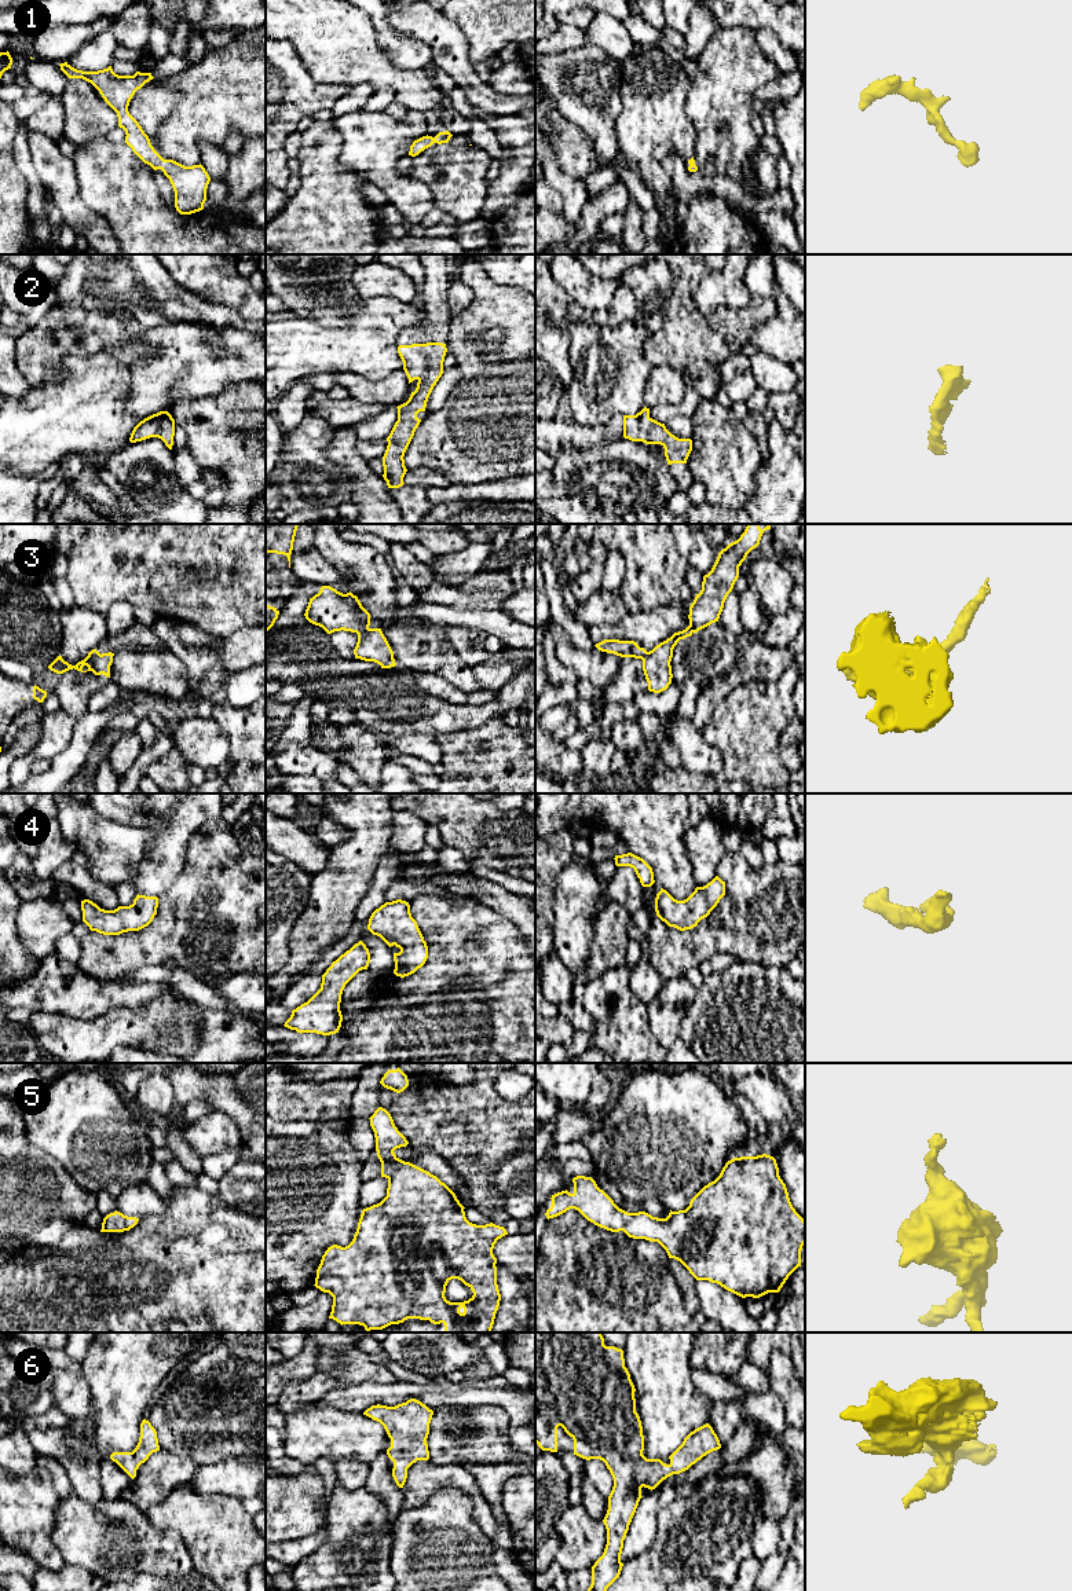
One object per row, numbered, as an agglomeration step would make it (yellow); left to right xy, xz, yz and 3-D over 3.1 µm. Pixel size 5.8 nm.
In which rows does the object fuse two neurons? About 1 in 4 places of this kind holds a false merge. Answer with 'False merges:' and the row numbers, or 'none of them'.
False merges: 3

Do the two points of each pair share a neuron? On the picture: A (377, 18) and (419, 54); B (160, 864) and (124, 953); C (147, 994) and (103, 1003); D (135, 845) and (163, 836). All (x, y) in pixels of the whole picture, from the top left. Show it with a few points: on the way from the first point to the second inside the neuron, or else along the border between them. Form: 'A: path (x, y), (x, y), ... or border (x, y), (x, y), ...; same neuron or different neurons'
A: path (383, 29), (408, 52); same neuron
B: border (179, 873), (157, 897); different neurons
C: path (136, 994), (114, 994); same neuron
D: border (147, 828), (150, 834), (147, 851), (134, 868); different neurons

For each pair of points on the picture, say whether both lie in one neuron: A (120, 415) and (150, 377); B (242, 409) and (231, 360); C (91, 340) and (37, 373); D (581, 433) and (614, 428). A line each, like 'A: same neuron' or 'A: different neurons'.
A: same neuron
B: different neurons
C: same neuron
D: same neuron

